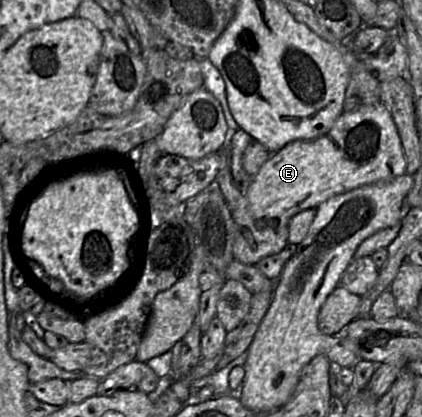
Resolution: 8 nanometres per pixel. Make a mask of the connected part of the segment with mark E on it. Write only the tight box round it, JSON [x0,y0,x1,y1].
[232,102,406,265]

